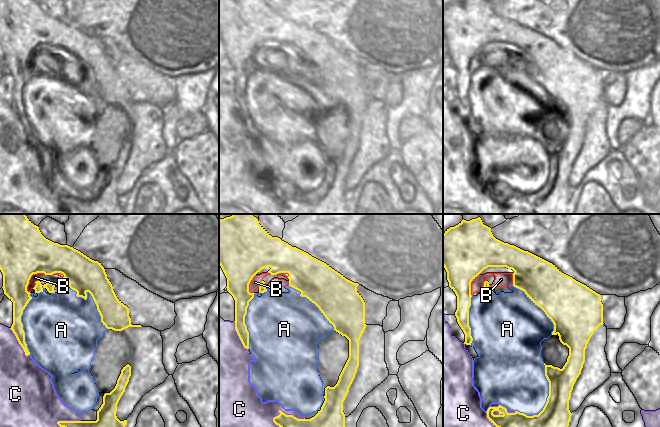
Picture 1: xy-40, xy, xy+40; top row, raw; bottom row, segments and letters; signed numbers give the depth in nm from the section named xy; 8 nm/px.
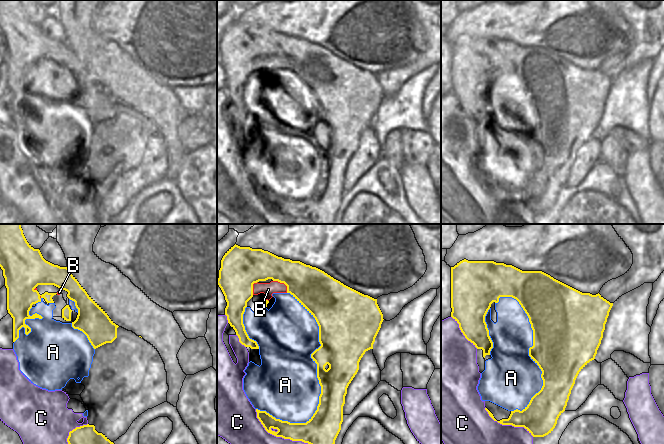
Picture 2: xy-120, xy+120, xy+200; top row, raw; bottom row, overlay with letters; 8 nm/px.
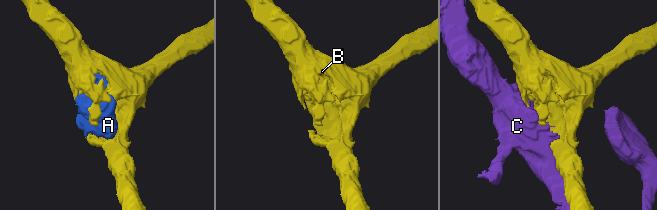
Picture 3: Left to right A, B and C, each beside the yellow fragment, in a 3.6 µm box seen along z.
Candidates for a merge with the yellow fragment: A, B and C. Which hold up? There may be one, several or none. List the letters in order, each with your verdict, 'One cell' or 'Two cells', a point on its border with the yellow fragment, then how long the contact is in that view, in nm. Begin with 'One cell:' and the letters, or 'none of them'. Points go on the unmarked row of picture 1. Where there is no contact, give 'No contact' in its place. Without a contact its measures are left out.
One cell: A, B
A: One cell. Touches yellow at xy+40 (547, 176). Shared border 460 nm
B: One cell. Touches yellow at xy-40 (31, 51). Shared border 200 nm
C: Two cells. Touches yellow at xy-40 (19, 119). Shared border 280 nm.

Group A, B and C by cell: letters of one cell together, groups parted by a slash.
A B / C

